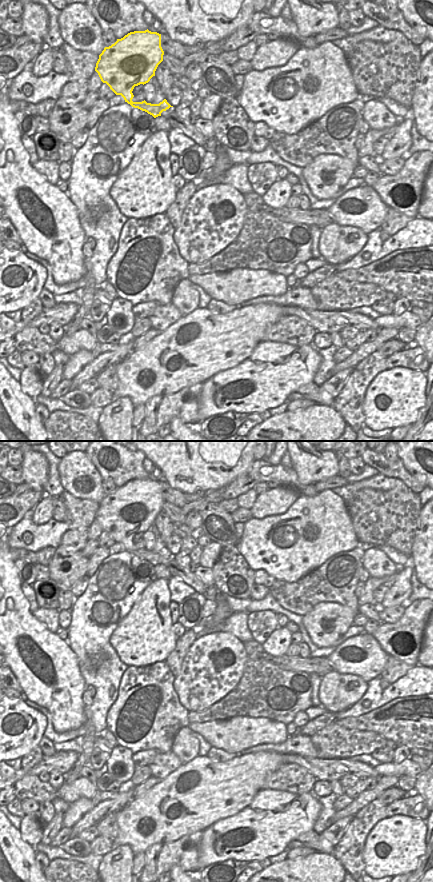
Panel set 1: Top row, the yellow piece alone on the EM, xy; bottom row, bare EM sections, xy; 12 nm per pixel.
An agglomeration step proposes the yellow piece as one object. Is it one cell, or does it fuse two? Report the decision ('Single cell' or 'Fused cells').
Single cell

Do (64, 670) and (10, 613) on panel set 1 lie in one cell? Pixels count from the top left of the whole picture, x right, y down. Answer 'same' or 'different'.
same

